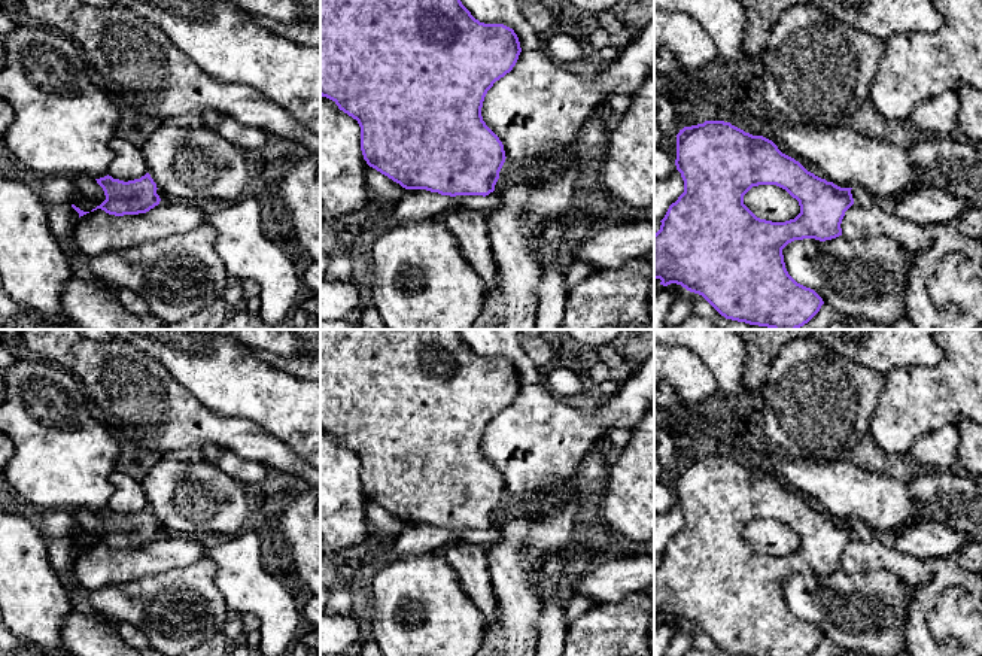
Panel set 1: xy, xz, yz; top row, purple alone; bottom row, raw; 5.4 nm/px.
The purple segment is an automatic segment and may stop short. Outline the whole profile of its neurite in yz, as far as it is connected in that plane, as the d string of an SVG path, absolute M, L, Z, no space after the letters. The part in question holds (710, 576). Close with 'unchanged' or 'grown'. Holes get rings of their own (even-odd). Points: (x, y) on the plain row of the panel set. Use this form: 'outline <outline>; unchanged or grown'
outline M705 455L684 461L677 468L677 504L684 514L684 526L672 537L654 568L654 613L660 619L681 619L702 629L721 650L738 656L809 656L824 638L811 622L797 617L787 605L782 583L803 573L820 575L842 570L842 553L854 538L852 522L840 522L808 505L799 495L782 488L763 471L753 470L724 455ZM758 519L776 519L799 535L800 547L785 556L757 552L745 538L744 529Z; unchanged

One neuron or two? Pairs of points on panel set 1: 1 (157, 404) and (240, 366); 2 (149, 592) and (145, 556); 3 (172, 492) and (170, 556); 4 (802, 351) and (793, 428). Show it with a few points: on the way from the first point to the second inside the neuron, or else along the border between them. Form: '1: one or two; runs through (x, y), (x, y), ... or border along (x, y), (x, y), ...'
1: two; border along (163, 366), (203, 404), (215, 412)
2: two; border along (182, 567), (113, 585)
3: two; border along (166, 531), (178, 534)
4: one; runs through (802, 370), (802, 409)

